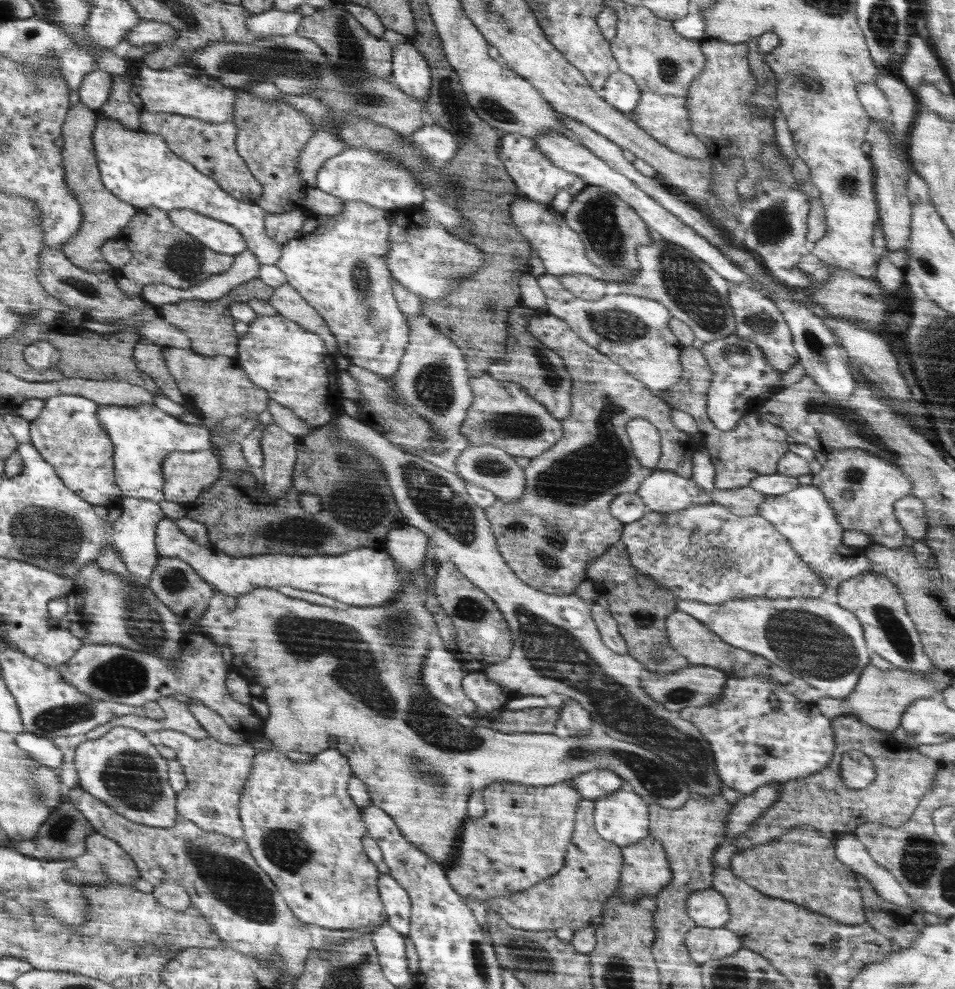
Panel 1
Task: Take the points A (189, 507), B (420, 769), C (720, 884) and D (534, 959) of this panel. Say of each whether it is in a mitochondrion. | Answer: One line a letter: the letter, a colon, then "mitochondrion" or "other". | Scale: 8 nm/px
A: other
B: mitochondrion
C: other
D: mitochondrion

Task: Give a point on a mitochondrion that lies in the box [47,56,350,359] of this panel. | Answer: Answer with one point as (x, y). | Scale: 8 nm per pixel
(183, 258)

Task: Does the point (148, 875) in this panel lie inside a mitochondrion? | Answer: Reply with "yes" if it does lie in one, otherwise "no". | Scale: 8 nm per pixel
no

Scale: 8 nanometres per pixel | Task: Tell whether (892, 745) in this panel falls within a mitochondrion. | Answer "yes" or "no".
no

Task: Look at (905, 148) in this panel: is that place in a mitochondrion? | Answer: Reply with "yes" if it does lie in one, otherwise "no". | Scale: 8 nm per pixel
no

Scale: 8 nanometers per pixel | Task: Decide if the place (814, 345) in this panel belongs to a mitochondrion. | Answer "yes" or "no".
yes

